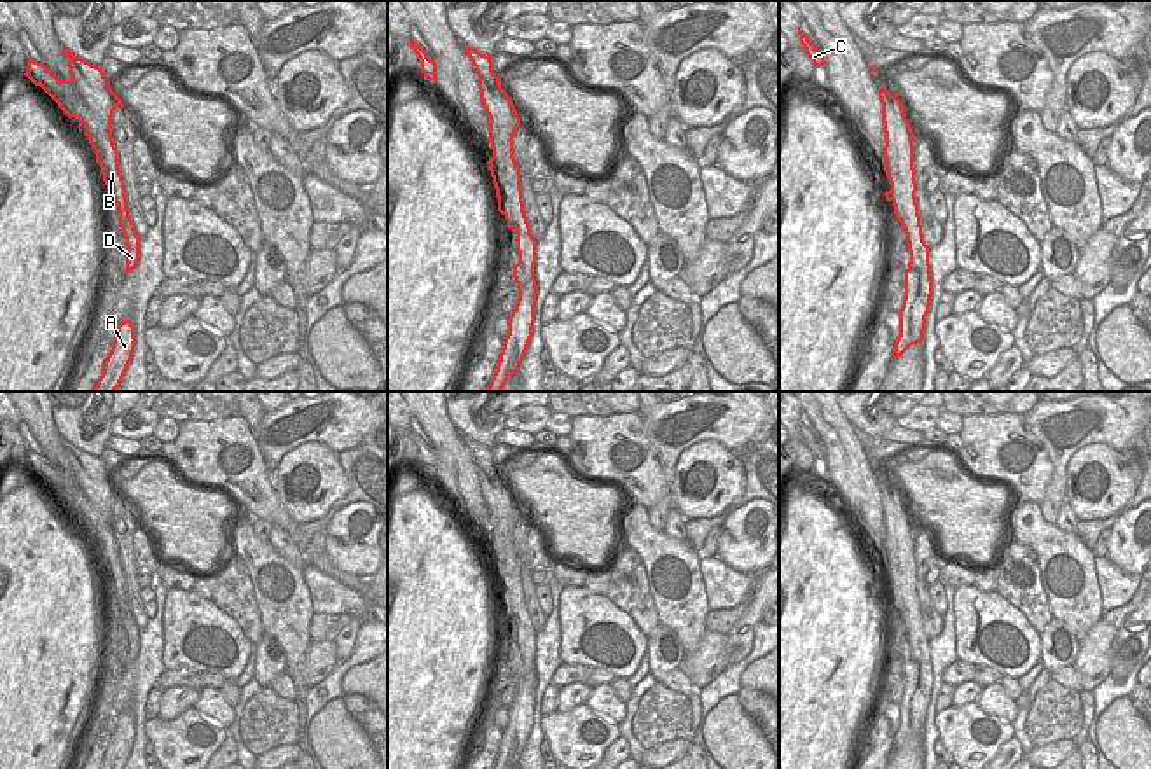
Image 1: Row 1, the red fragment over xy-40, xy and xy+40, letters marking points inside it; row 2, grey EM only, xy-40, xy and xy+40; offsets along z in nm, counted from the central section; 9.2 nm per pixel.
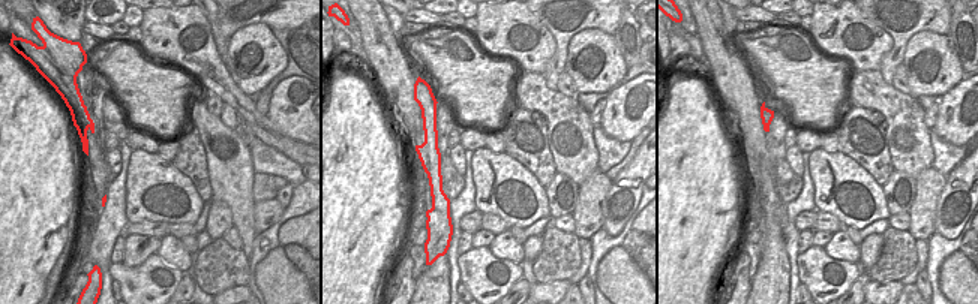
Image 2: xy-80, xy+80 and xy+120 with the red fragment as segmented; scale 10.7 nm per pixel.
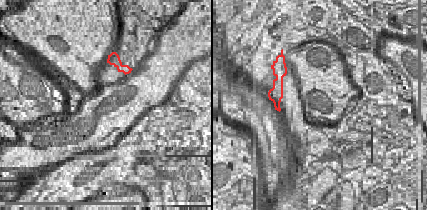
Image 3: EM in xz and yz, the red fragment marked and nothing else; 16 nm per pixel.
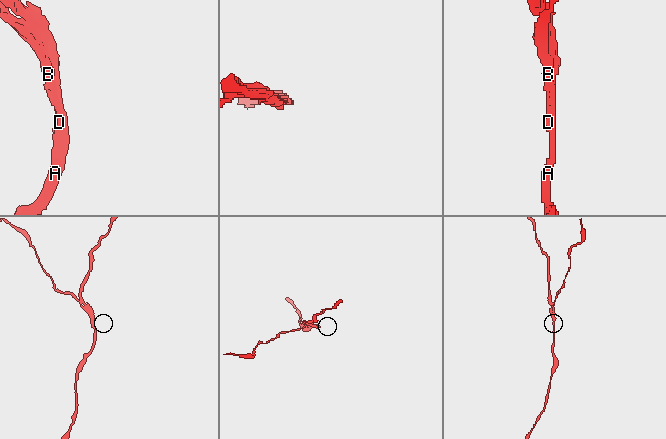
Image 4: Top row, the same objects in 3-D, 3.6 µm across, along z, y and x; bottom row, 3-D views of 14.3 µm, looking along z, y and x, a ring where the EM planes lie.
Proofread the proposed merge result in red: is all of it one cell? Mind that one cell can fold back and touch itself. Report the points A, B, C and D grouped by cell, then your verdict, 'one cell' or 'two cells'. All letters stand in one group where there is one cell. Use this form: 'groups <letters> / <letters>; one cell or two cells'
groups A B D / C; two cells

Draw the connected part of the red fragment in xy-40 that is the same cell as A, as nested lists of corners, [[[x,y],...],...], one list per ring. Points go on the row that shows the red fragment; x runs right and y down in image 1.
[[[124,320],[117,325],[117,336],[112,350],[105,360],[103,372],[93,388],[93,391],[115,391],[128,371],[128,365],[134,351],[134,325],[131,320]]]

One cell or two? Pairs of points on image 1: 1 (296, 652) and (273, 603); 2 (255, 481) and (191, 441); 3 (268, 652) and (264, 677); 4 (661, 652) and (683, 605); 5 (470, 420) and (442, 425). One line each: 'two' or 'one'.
1: one
2: one
3: one
4: two
5: two

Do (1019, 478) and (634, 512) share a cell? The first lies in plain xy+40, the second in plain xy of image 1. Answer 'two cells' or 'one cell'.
two cells

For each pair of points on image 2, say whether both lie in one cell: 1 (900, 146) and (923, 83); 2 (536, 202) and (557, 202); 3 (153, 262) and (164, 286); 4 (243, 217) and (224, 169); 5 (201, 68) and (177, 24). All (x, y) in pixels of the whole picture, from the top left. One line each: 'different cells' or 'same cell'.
1: different cells
2: different cells
3: same cell
4: same cell
5: same cell

